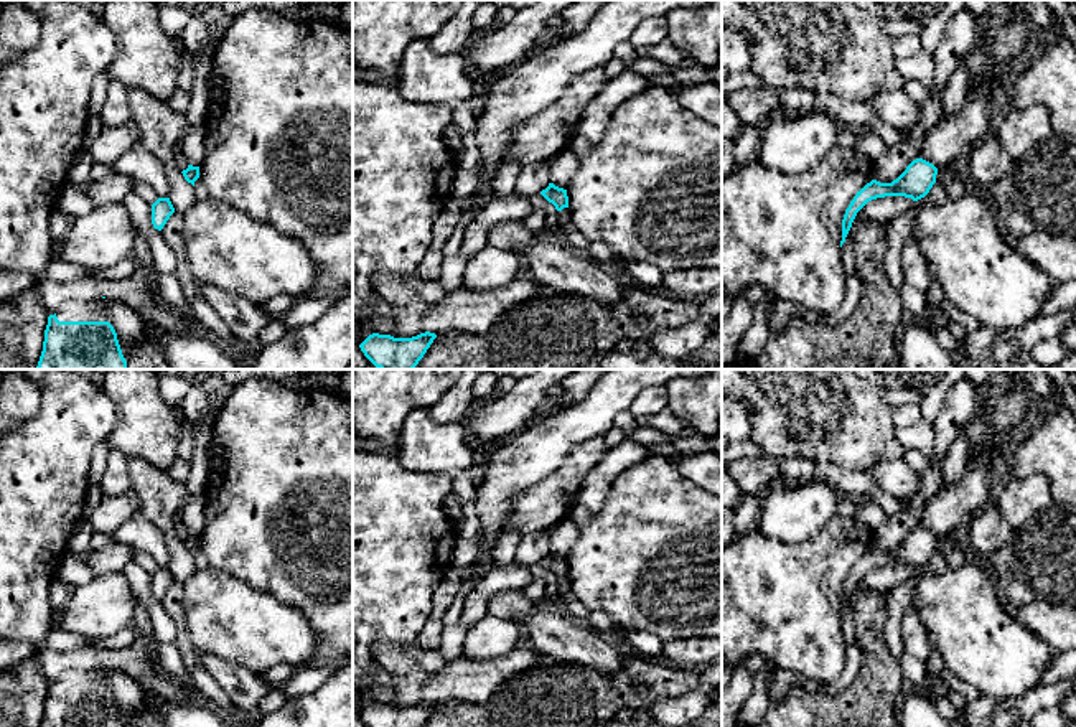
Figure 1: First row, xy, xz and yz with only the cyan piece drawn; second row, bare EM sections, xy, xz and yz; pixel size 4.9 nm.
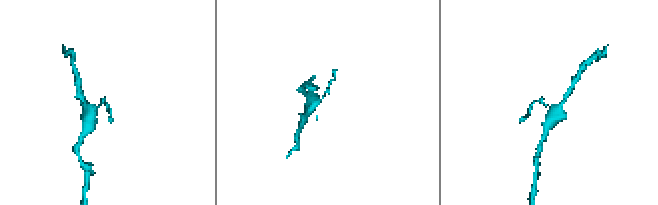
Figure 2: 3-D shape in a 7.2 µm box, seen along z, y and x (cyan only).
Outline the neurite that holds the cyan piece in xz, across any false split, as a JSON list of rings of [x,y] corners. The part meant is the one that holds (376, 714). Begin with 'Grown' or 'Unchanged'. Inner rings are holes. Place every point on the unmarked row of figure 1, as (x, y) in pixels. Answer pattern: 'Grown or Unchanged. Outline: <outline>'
Unchanged. Outline: [[[430,701],[412,707],[372,702],[359,717],[366,727],[423,727],[435,707],[437,704]]]

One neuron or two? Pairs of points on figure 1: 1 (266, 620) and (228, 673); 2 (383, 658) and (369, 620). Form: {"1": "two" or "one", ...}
{"1": "two", "2": "two"}

